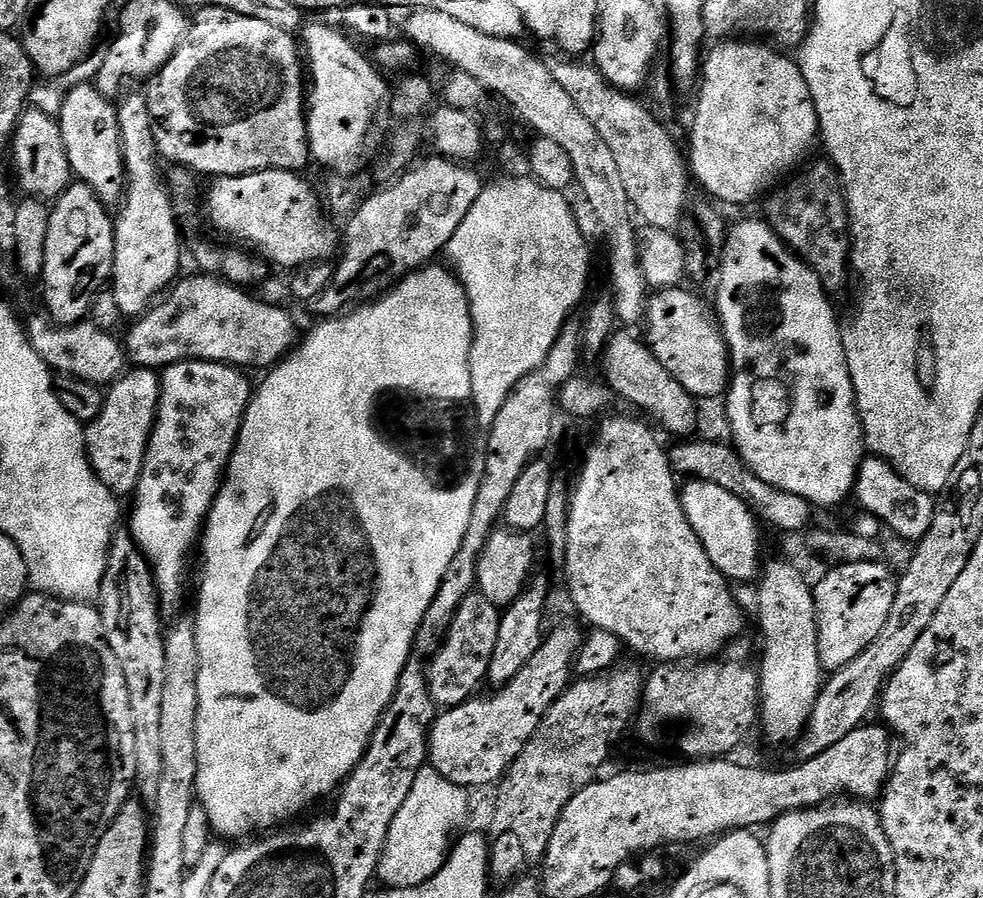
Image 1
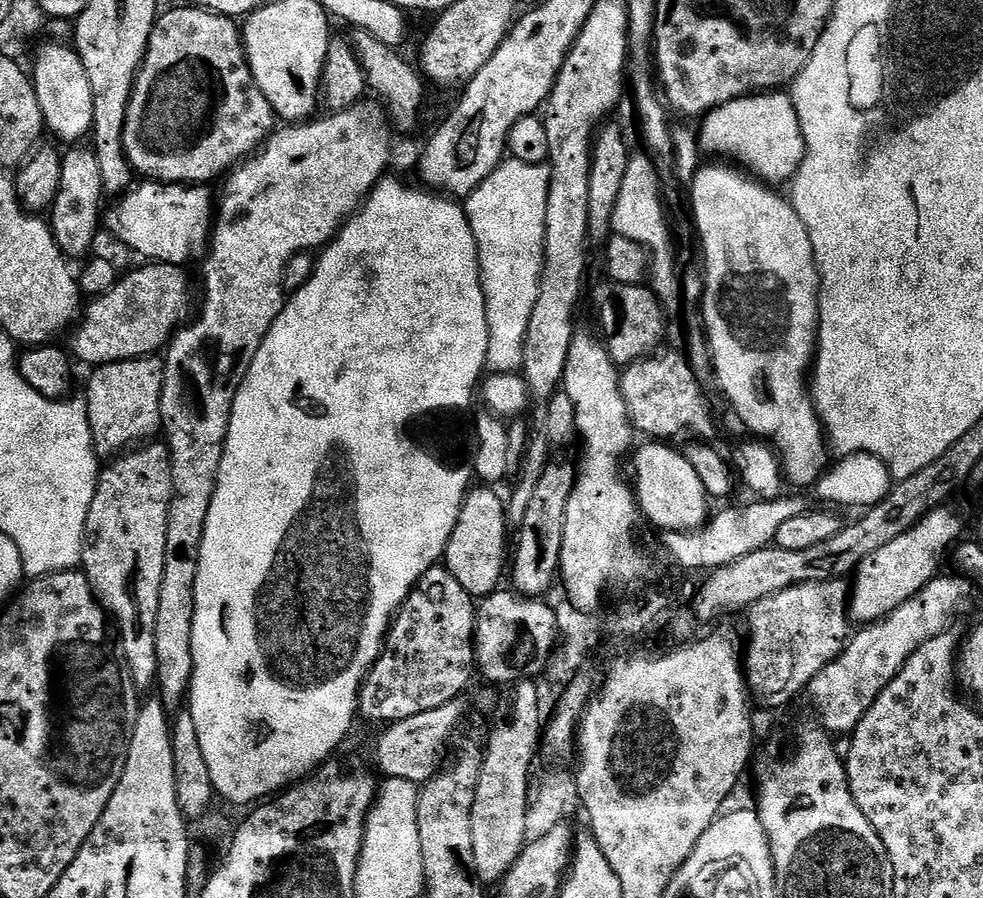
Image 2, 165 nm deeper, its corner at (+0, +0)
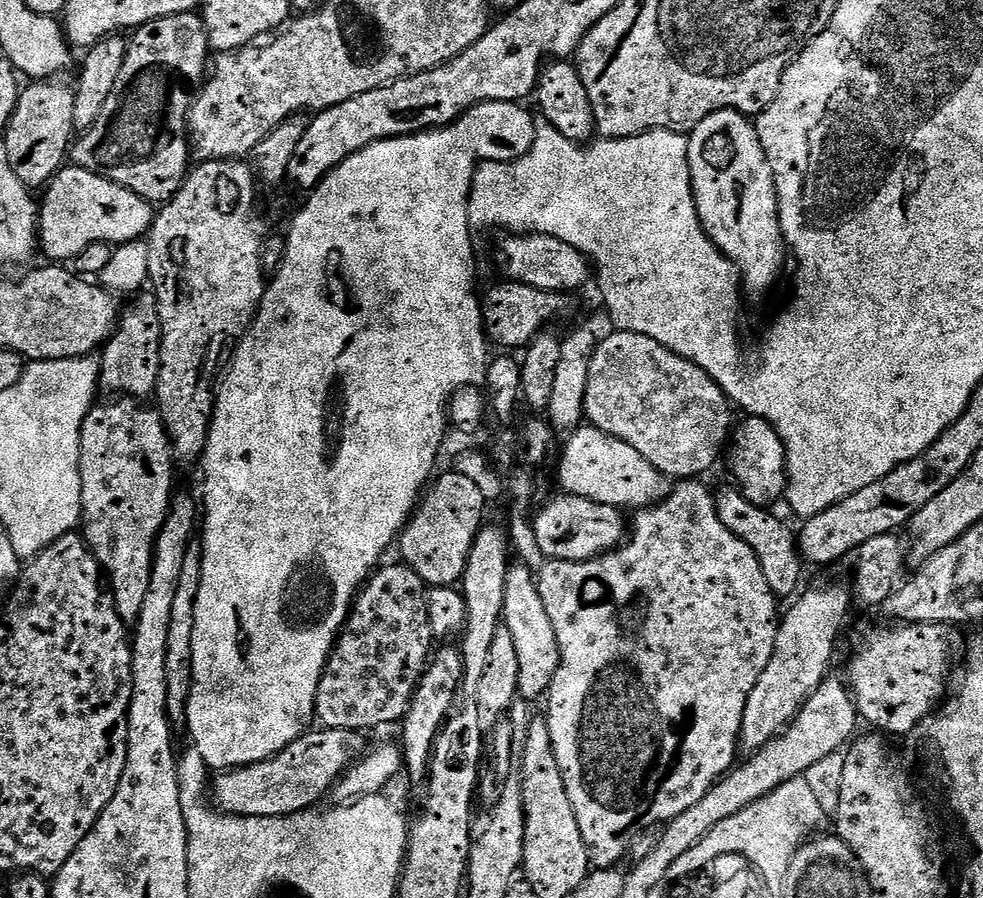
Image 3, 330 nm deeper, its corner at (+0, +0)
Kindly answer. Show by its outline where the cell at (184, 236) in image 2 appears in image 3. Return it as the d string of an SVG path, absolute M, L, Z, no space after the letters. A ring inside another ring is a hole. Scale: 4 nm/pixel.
M87 166L61 168L59 174L46 185L44 194L38 208L38 244L42 252L52 259L49 261L72 262L82 254L82 250L95 244L129 244L144 240L152 231L153 205L129 188L118 186L99 172L90 171Z

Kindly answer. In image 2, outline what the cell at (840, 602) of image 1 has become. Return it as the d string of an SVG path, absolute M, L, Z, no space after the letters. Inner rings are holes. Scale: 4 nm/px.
M941 506L928 512L906 534L894 538L886 546L874 550L874 554L856 568L850 580L848 610L857 625L874 624L889 616L902 602L923 590L941 571L940 559L949 555L950 549L965 535L964 524L952 506Z

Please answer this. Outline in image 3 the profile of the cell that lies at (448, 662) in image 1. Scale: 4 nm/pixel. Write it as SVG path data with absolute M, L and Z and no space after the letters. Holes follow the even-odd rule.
M403 562L395 563L377 567L368 577L368 583L360 589L354 611L348 617L324 677L320 679L316 716L323 727L345 728L363 733L364 728L380 728L383 724L399 725L412 706L416 687L420 685L424 671L428 669L434 655L434 635L428 609L430 588L413 568Z

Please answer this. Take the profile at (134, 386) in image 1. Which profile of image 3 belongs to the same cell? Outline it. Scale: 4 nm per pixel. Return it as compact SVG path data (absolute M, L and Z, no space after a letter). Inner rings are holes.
M155 295L143 296L136 298L141 300L134 301L129 309L125 309L116 333L104 345L99 357L100 388L109 388L112 394L123 394L128 398L151 397L156 391L160 369L160 347L164 341L162 322L156 309Z

